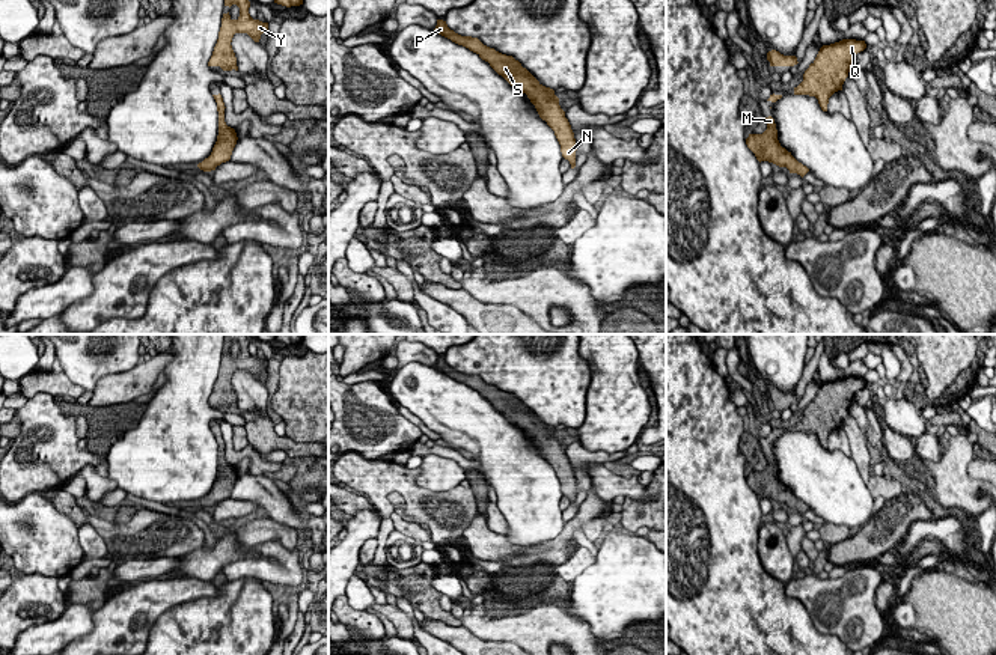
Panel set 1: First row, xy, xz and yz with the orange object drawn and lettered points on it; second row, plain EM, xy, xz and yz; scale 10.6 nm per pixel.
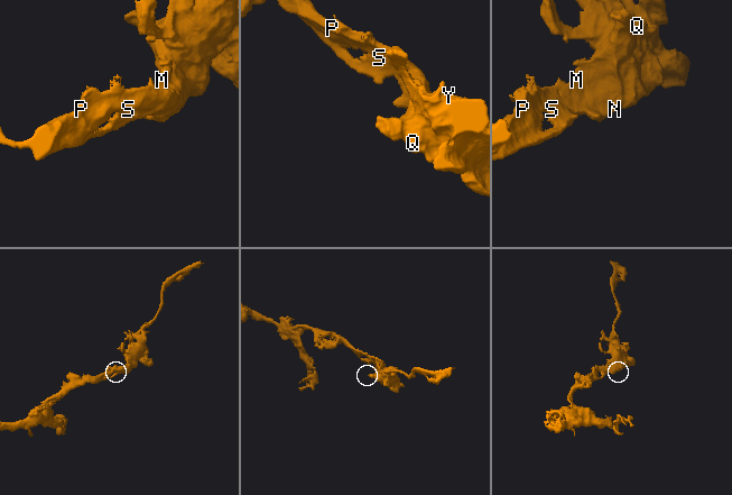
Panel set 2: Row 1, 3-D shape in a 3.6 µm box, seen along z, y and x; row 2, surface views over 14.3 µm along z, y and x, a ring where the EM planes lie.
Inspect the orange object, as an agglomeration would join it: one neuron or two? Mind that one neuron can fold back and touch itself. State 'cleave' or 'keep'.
keep

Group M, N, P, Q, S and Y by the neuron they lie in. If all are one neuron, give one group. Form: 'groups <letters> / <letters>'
groups M N P Q S Y

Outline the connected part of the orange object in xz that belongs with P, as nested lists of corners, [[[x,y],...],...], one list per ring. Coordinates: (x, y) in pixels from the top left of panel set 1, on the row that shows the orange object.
[[[437,20],[434,29],[438,35],[451,39],[452,42],[469,48],[476,53],[482,60],[502,75],[512,87],[527,95],[535,105],[539,117],[555,131],[555,136],[561,145],[561,152],[565,160],[570,161],[571,169],[576,167],[577,143],[574,133],[565,111],[559,105],[559,98],[555,90],[542,86],[518,60],[512,56],[502,54],[494,48],[484,45],[478,38],[461,36],[451,30],[443,20]]]

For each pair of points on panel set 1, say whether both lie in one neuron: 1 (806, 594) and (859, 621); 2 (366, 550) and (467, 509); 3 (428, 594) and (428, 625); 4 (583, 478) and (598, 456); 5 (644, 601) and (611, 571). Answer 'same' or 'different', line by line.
1: same
2: different
3: different
4: same
5: same

